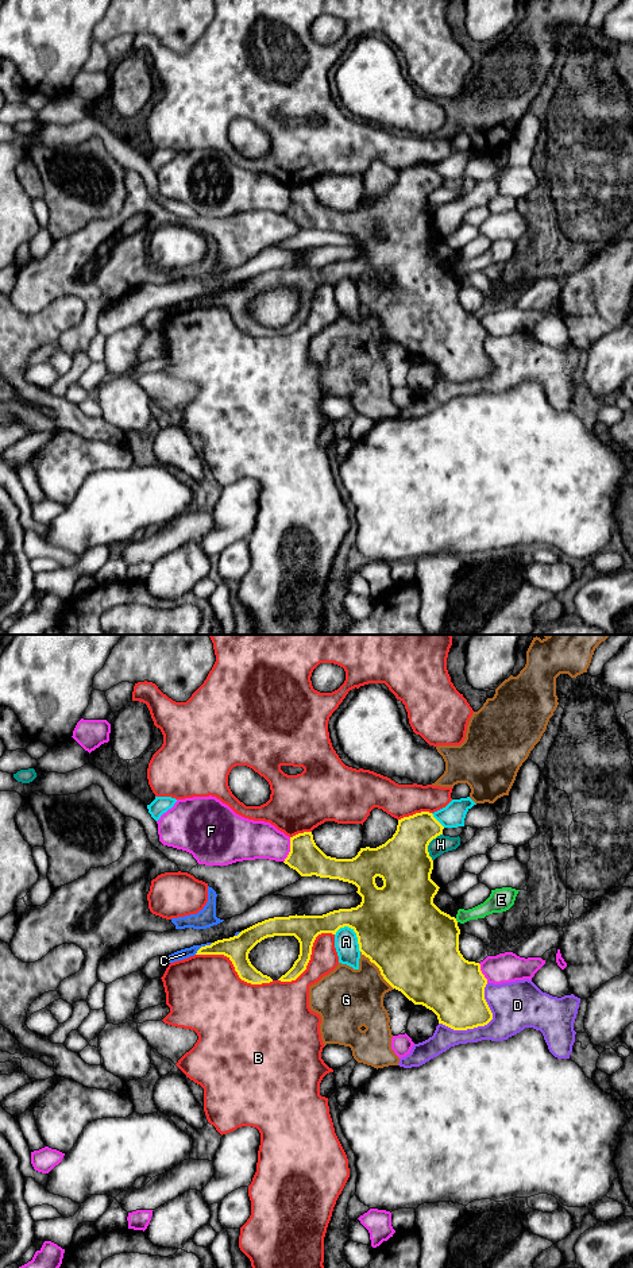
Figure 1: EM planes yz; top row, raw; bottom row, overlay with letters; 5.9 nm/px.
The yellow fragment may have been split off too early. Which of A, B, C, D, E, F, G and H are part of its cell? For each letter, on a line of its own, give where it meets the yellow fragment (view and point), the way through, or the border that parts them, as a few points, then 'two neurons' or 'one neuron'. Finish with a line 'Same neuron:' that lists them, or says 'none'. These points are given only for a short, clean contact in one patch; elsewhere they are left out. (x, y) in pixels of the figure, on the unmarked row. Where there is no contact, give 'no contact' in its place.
A: contact yz (354, 282); two neurons
B: contact yz (235, 320); two neurons
C: contact yz (203, 299); border yz (212, 295), (201, 299), (195, 305); two neurons
D: contact yz (482, 377); two neurons
E: contact yz (455, 272); two neurons
F: contact yz (290, 201); two neurons
G: contact yz (379, 322); two neurons
H: contact yz (428, 196); two neurons
Same neuron: none

